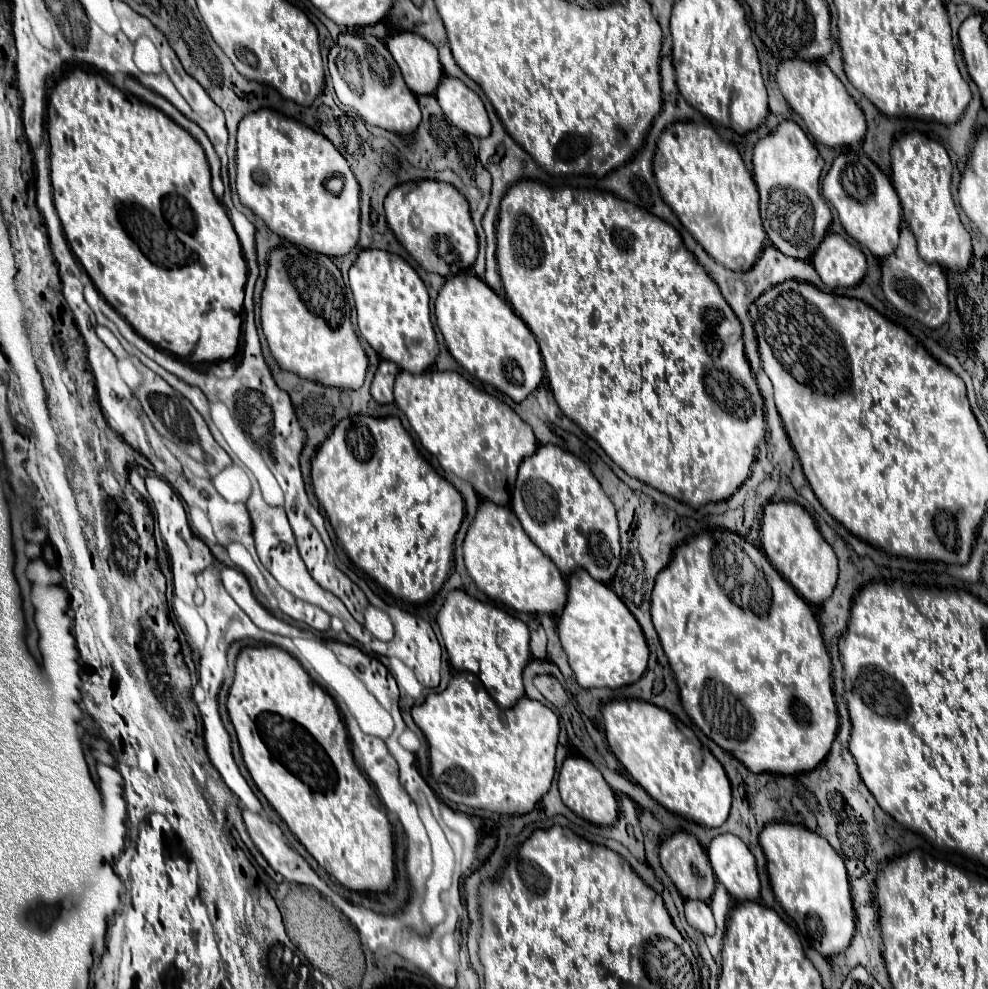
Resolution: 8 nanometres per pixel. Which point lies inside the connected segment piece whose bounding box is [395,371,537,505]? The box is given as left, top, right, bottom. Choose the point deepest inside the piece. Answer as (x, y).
(474, 435)

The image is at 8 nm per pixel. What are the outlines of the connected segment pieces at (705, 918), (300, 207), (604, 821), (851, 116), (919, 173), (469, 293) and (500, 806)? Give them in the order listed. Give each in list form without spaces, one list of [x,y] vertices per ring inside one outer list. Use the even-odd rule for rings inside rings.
[[[685,901],[685,917],[687,917],[687,923],[693,925],[703,935],[715,933],[713,913],[705,901]]]
[[[259,109],[241,119],[237,131],[237,193],[243,205],[247,205],[265,225],[279,237],[303,245],[309,251],[325,253],[327,257],[347,255],[359,239],[359,183],[351,173],[345,157],[333,147],[333,143],[313,131],[311,127],[289,119],[273,109]],[[337,175],[343,179],[343,191],[333,195],[327,191],[327,181]]]
[[[567,757],[561,765],[557,787],[561,793],[563,803],[581,819],[595,823],[595,825],[611,825],[619,817],[619,805],[615,799],[613,789],[605,783],[601,771],[587,759],[583,757]]]
[[[787,59],[777,69],[777,85],[791,105],[795,113],[801,115],[805,121],[807,131],[813,135],[817,143],[837,147],[837,145],[853,145],[865,137],[867,121],[855,99],[847,93],[845,85],[839,77],[823,63],[823,61],[801,61],[801,59]]]
[[[917,131],[901,135],[891,147],[893,185],[903,205],[903,219],[917,239],[919,255],[943,269],[959,271],[971,263],[971,235],[963,227],[951,197],[951,161],[945,147]]]
[[[459,273],[445,281],[435,301],[437,325],[455,361],[483,383],[493,385],[515,403],[537,389],[543,379],[543,357],[529,327],[479,277]]]
[[[457,673],[443,693],[427,695],[423,705],[411,709],[411,715],[429,741],[431,775],[443,799],[503,815],[525,815],[533,811],[535,803],[549,791],[555,775],[559,719],[539,701],[523,697],[513,709],[499,709],[479,677],[473,677],[473,673]]]

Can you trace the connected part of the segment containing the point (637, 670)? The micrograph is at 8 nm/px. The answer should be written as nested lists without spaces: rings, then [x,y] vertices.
[[[577,569],[567,579],[567,583],[567,605],[559,615],[557,631],[579,685],[585,689],[617,689],[635,683],[645,673],[649,659],[645,635],[635,617],[605,583],[593,581],[593,577],[589,577],[589,573],[585,573],[583,569]]]

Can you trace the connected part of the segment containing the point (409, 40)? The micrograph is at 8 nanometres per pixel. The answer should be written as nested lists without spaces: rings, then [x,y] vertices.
[[[397,33],[387,39],[387,49],[397,61],[407,87],[415,95],[433,95],[443,77],[437,49],[421,35]]]

